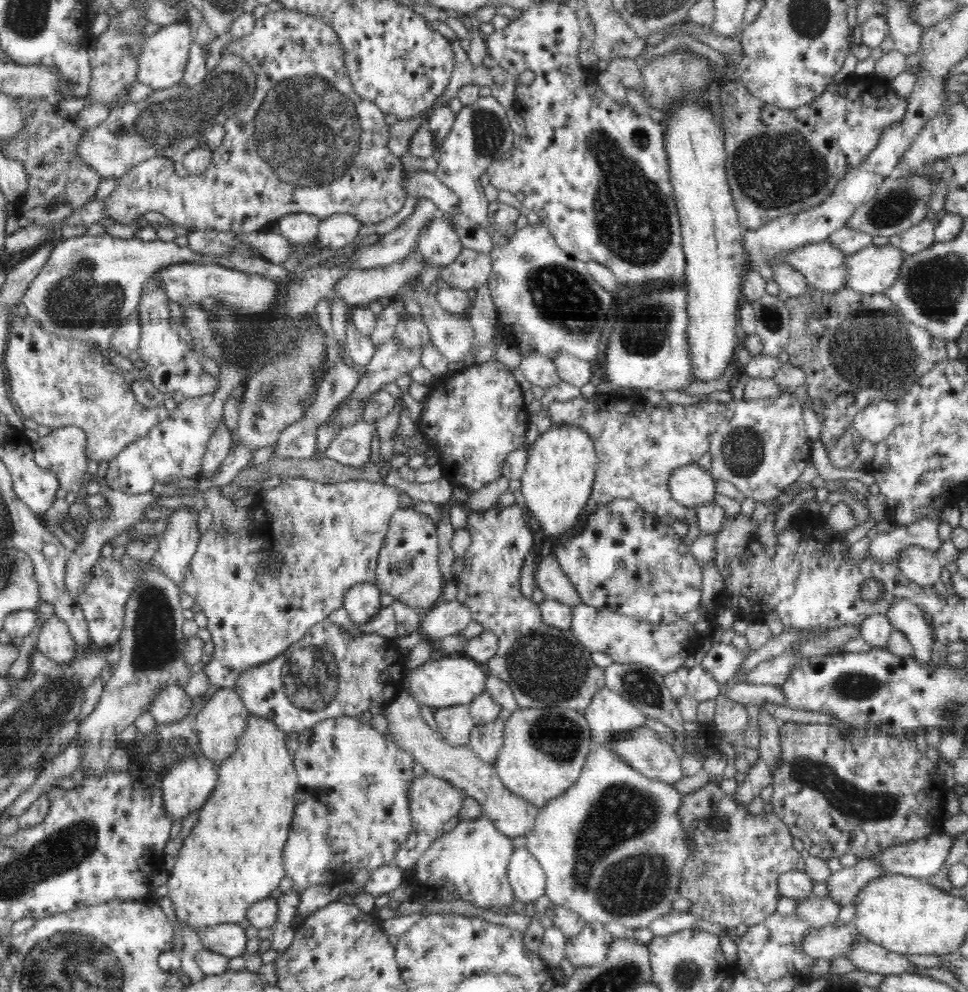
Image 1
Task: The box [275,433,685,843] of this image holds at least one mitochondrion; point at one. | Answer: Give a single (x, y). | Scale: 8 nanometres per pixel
(547, 668)

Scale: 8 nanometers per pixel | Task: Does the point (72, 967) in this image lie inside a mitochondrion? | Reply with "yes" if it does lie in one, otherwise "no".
yes

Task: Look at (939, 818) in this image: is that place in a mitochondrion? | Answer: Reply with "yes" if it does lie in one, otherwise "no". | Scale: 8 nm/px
no

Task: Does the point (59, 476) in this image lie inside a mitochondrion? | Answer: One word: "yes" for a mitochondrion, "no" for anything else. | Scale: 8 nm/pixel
no

